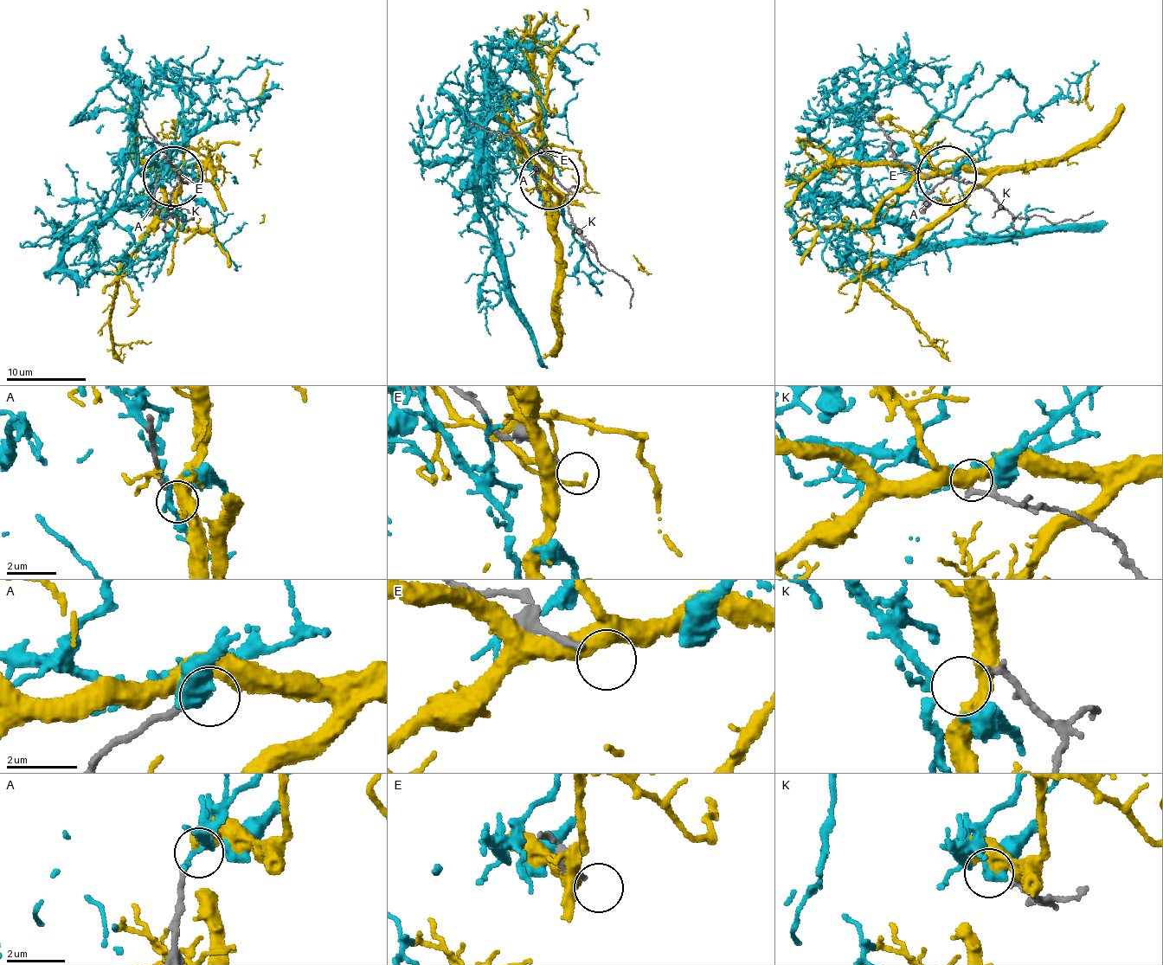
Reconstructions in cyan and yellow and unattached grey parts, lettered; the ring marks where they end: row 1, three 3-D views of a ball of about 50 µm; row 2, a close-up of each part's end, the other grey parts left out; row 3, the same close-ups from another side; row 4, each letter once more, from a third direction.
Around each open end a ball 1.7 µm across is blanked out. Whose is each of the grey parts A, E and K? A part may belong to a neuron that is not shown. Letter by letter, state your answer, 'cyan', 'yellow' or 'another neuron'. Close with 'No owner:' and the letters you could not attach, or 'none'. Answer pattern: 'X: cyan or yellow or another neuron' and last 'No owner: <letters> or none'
A: another neuron
E: another neuron
K: cyan
No owner: A, E

